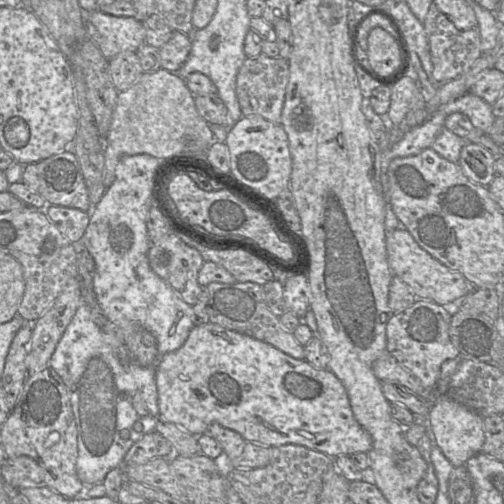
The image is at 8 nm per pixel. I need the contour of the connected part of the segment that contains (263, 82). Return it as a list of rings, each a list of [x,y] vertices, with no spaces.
[[[261,54],[255,58],[247,57],[236,78],[236,95],[243,116],[261,116],[272,123],[280,124],[289,74],[289,63],[280,56],[271,58]]]

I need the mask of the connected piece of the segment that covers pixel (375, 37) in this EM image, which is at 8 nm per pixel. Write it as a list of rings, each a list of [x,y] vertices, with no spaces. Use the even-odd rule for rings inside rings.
[[[374,28],[368,37],[368,58],[377,73],[393,77],[403,65],[404,52],[396,37],[382,28]]]

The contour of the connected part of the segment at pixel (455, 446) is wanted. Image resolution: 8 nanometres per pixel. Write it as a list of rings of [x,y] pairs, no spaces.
[[[452,359],[442,365],[436,384],[436,396],[431,402],[427,413],[427,429],[429,429],[432,441],[453,468],[464,466],[471,457],[481,453],[485,440],[483,431],[484,418],[446,396],[450,377],[455,372],[459,361],[460,359]]]

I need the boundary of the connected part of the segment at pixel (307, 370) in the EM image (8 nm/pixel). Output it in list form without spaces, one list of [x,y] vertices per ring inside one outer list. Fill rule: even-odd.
[[[211,322],[196,325],[191,330],[185,343],[179,349],[159,357],[154,365],[154,369],[160,416],[192,435],[201,435],[205,433],[211,423],[218,423],[222,427],[240,434],[246,442],[253,442],[267,447],[294,444],[324,453],[331,458],[340,455],[350,456],[356,453],[367,454],[372,447],[371,436],[354,418],[347,392],[339,379],[331,371],[328,369],[318,369],[306,360],[295,359],[266,342],[228,330]]]

